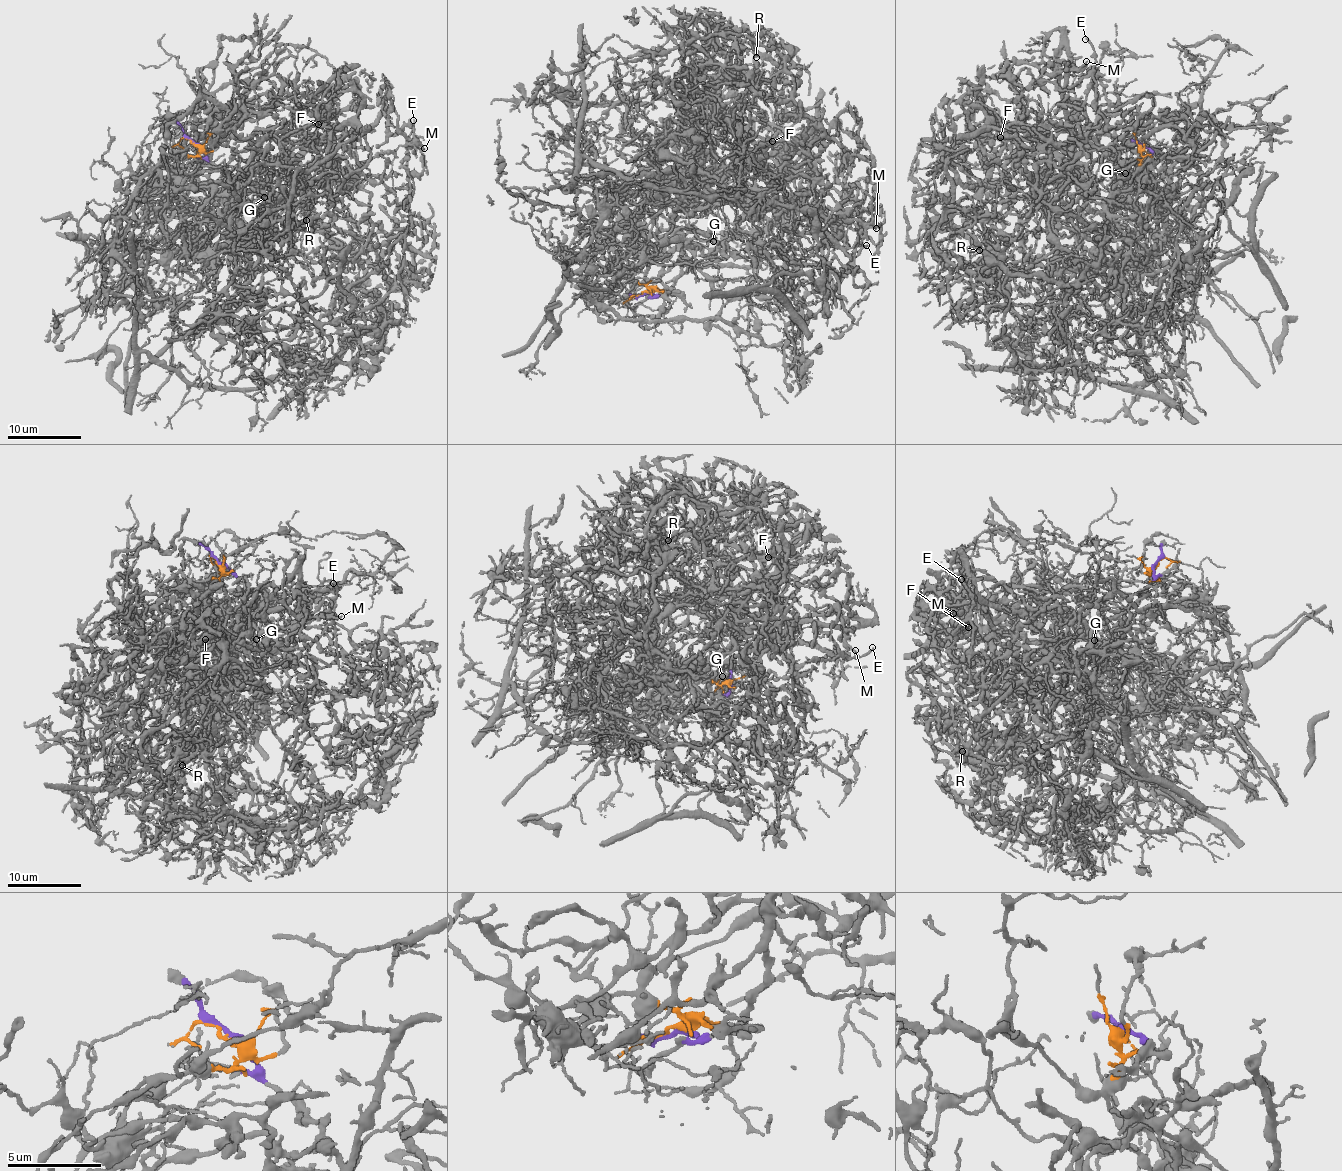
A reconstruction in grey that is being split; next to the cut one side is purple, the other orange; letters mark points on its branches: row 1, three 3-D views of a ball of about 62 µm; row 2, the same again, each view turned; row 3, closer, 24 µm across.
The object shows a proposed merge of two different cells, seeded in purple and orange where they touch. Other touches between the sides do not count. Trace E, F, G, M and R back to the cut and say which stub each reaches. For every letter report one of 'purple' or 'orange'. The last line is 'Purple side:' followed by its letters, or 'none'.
E: purple
F: purple
G: purple
M: purple
R: purple
Purple side: E, F, G, M, R

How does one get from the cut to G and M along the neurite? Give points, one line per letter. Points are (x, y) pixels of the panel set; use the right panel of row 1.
G: (1142, 148), (1152, 151), (1152, 155), (1140, 162), (1135, 173), (1127, 178), (1129, 190), (1124, 172)
M: (1142, 148), (1127, 179), (1119, 148), (1065, 94), (1060, 32), (1036, 66), (1086, 60)

